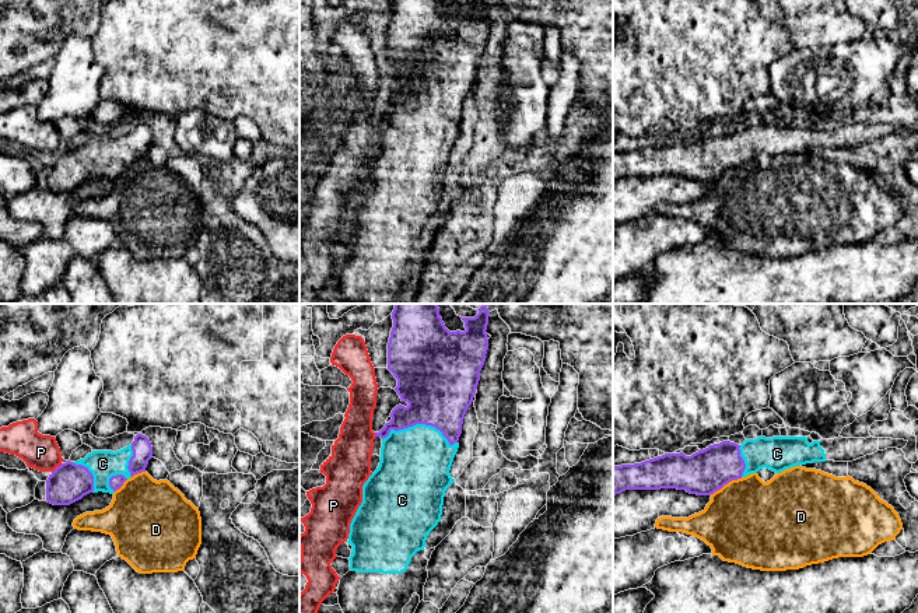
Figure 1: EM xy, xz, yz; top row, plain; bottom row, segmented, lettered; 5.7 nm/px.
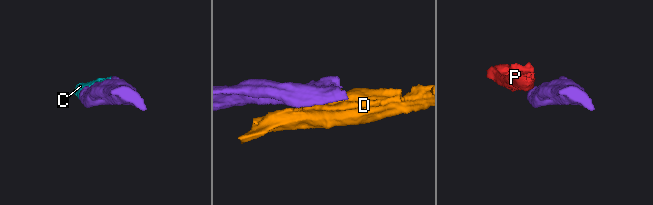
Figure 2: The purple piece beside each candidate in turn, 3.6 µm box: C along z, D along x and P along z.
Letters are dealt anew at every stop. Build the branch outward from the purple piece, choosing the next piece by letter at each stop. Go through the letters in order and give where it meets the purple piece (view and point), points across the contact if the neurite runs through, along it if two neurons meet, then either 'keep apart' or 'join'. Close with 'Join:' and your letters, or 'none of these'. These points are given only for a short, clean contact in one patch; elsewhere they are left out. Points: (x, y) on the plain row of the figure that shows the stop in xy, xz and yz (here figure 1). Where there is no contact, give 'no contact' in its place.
C: meets purple in xz at (420, 109); join
D: meets purple in yz at (725, 170); border along yz (742, 164), (729, 167), (710, 181); keep apart
P: meets purple in xy at (56, 154); border along xy (62, 150), (52, 158); keep apart
Join: C

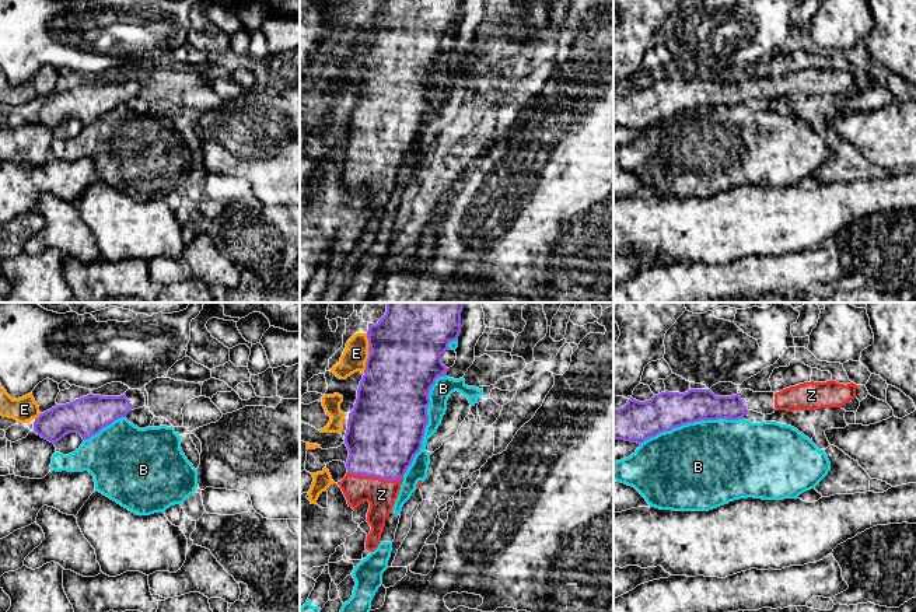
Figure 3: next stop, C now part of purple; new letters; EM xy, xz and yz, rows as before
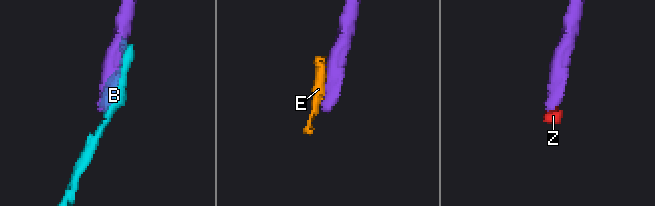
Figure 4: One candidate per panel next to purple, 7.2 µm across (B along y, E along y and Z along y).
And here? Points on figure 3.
B: meets purple in xz at (427, 109); keep apart
E: meets purple in xz at (369, 38); border along xz (367, 20), (369, 44), (363, 59); keep apart
Z: meets purple in xz at (376, 163); join
Join: Z

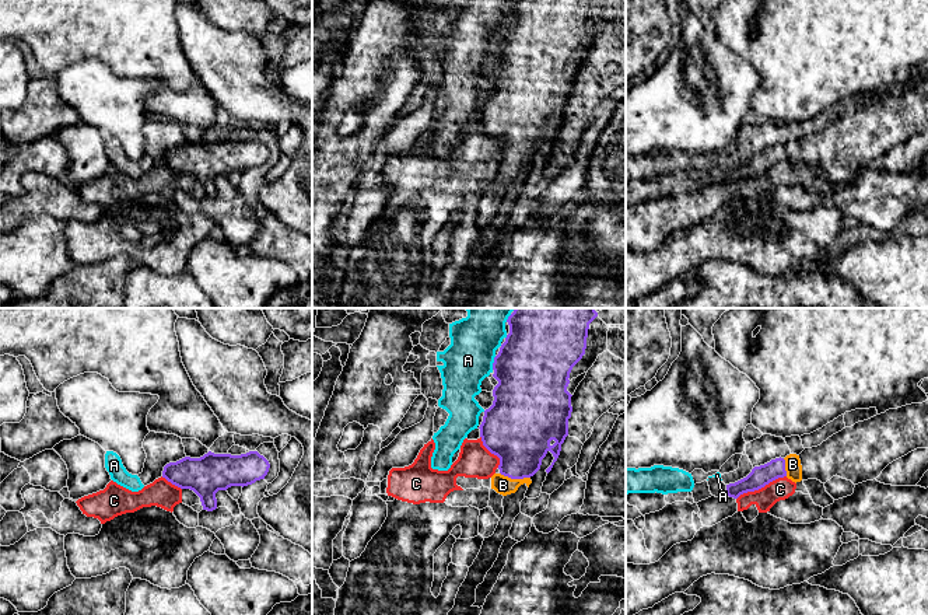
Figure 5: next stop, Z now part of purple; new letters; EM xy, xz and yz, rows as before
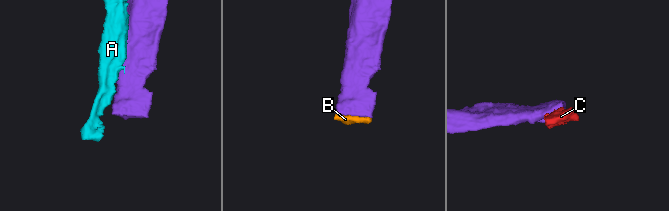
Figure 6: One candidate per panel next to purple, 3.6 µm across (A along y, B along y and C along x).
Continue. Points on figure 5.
A: meets purple in xz at (493, 49); border along xz (496, 42), (491, 55); keep apart
B: meets purple in xz at (515, 164); join
C: meets purple in yz at (760, 174); border along yz (785, 161), (757, 175), (743, 178), (736, 185); keep apart
Join: B

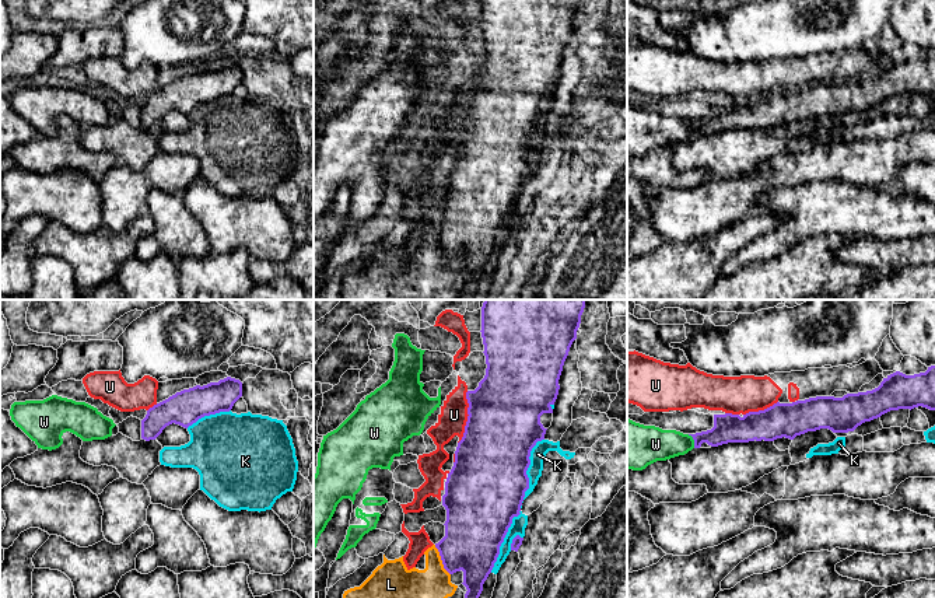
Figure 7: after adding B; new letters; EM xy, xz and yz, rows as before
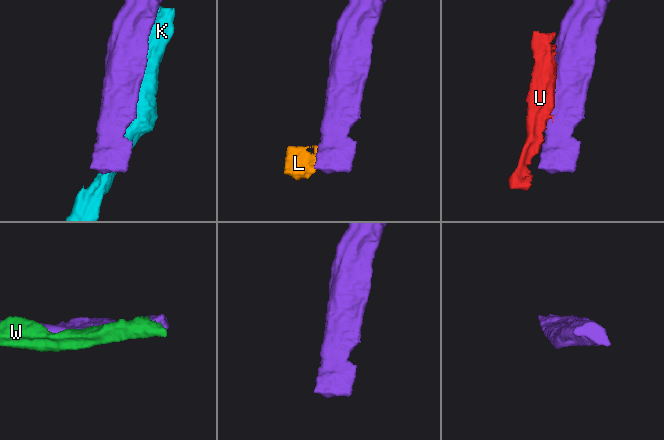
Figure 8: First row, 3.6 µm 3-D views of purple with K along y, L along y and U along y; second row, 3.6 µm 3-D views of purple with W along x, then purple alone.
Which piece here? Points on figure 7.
K: meets purple in xz at (526, 156); keep apart
L: meets purple in xz at (441, 245); border along xz (434, 231), (443, 254), (450, 261); keep apart
U: meets purple in xz at (468, 104); border along xz (468, 77), (468, 107), (464, 122), (458, 129); keep apart
W: meets purple in yz at (693, 125); keep apart
Join: none of these

